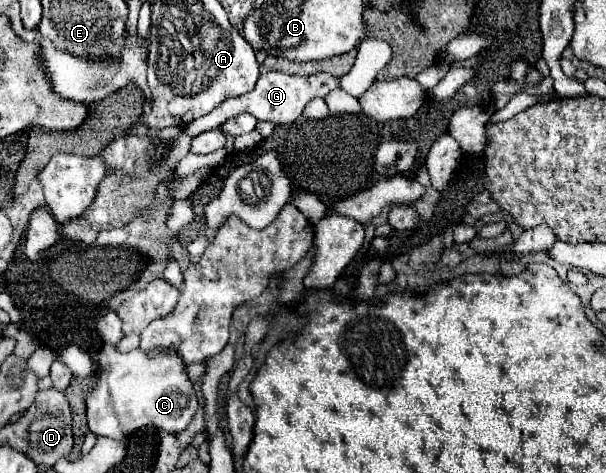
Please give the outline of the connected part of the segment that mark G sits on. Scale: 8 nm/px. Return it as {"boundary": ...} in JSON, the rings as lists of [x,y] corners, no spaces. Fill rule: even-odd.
{"boundary":[[[266,70],[256,88],[248,94],[242,94],[242,96],[236,96],[236,98],[228,98],[224,100],[216,110],[212,110],[210,114],[202,116],[202,118],[196,118],[192,124],[188,124],[184,128],[184,134],[194,138],[198,136],[200,132],[206,132],[210,128],[216,128],[220,122],[224,122],[226,118],[232,118],[236,114],[242,114],[242,112],[248,112],[252,114],[256,120],[268,120],[272,124],[292,124],[304,110],[306,102],[312,100],[312,98],[324,98],[328,92],[332,92],[334,88],[338,88],[338,80],[330,74],[312,74],[312,76],[290,76],[290,74],[282,74],[282,72],[272,72],[272,70]]]}

